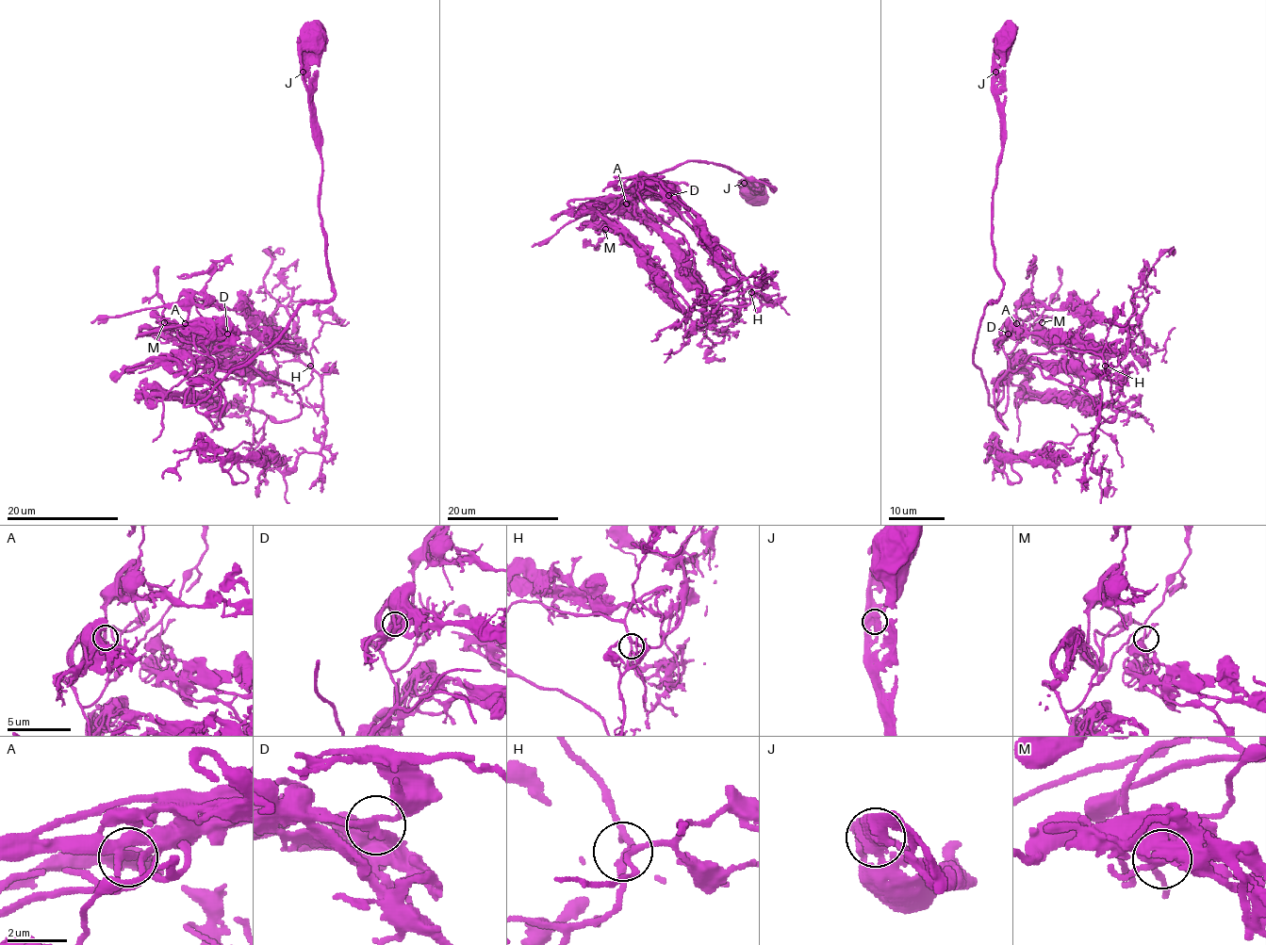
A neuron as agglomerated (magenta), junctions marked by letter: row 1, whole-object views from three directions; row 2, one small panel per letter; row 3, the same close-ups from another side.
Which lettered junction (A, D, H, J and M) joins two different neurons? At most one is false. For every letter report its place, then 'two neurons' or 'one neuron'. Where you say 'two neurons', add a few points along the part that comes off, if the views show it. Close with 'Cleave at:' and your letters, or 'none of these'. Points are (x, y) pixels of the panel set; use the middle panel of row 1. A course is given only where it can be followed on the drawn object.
A: (626, 203) | one neuron
D: (668, 195) | one neuron
H: (751, 292) | one neuron
J: (744, 183) | one neuron
M: (605, 229) | one neuron
Cleave at: none of these

